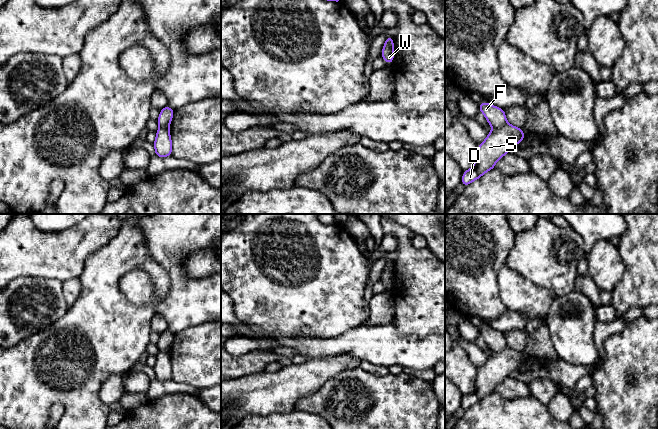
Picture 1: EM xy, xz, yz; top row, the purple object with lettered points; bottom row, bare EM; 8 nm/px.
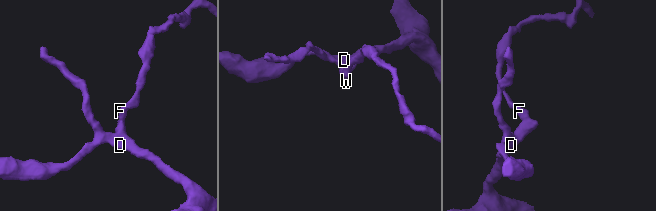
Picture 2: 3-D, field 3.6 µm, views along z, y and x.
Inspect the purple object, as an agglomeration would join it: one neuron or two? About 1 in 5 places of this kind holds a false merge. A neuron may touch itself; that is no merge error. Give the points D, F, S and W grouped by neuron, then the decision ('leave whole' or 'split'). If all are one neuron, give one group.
D S W / F | split

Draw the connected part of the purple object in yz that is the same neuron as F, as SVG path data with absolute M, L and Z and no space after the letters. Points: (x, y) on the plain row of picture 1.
M482 326L478 332L487 343L489 350L493 353L499 353L507 347L505 334L502 332L496 331L487 326Z

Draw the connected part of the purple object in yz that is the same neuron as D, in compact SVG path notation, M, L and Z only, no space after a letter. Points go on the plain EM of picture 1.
M509 347L489 356L478 370L473 391L463 396L461 407L466 411L495 392L496 386L524 362L523 353Z

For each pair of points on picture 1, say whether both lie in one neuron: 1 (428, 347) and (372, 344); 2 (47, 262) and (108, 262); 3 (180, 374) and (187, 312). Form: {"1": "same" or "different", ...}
{"1": "same", "2": "different", "3": "different"}

